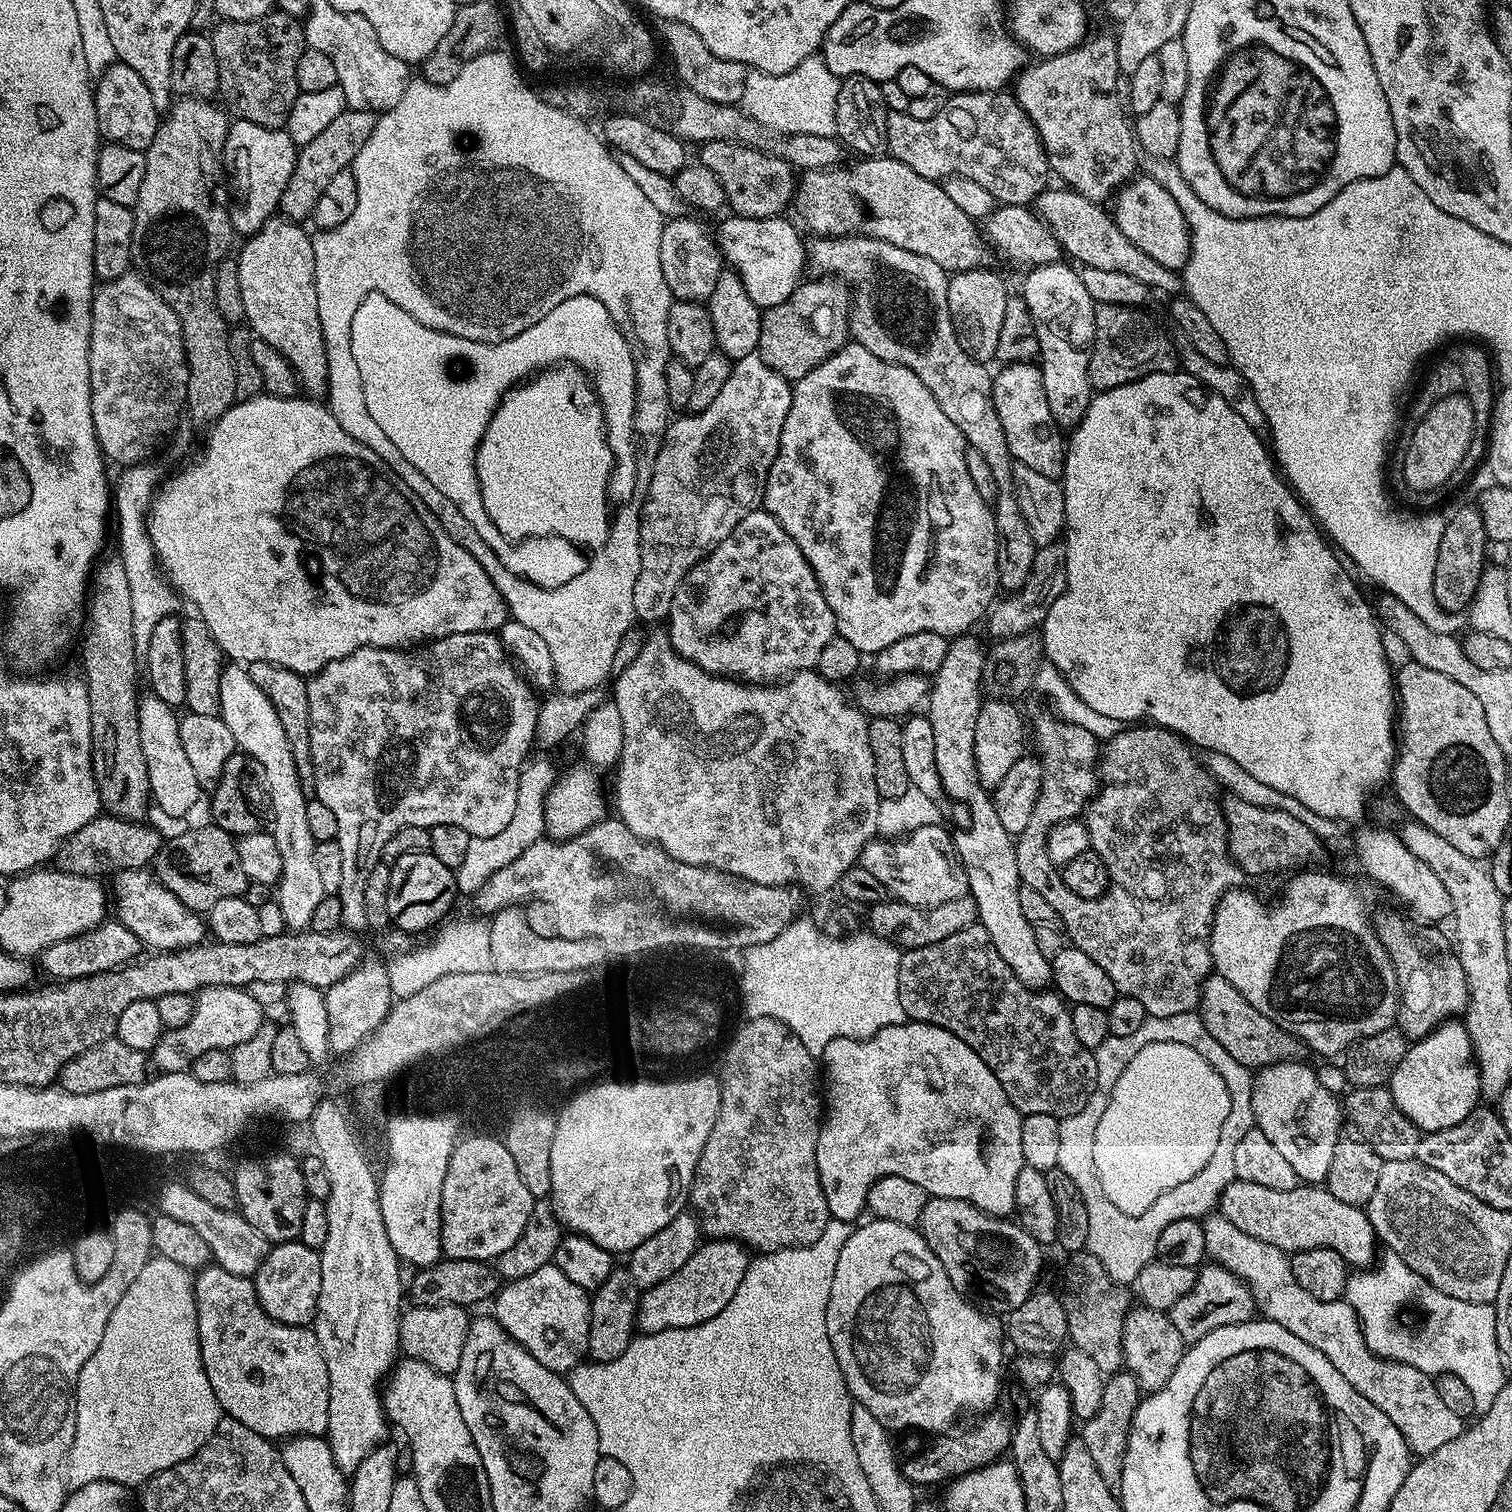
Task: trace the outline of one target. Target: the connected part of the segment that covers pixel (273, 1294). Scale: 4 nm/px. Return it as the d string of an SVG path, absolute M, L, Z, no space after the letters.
M299 1239L271 1245L254 1277L256 1300L270 1318L303 1328L316 1319L316 1307L322 1290L322 1262L317 1249L301 1244Z

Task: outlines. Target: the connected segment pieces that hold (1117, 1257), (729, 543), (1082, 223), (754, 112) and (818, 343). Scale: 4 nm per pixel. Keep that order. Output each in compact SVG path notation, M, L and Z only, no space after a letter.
M1196 1012L1174 1014L1173 1016L1153 1016L1134 1034L1109 1036L1106 1042L1102 1042L1102 1046L1094 1050L1096 1060L1108 1060L1112 1068L1104 1068L1104 1076L1098 1076L1096 1079L1104 1080L1104 1092L1096 1092L1093 1098L1104 1100L1104 1096L1108 1096L1108 1091L1111 1091L1116 1076L1120 1075L1124 1064L1131 1060L1133 1052L1136 1052L1141 1044L1165 1035L1168 1035L1171 1040L1185 1041L1195 1048L1207 1049L1207 1057L1214 1061L1216 1069L1219 1069L1219 1074L1225 1076L1228 1082L1232 1105L1228 1121L1224 1120L1227 1123L1226 1134L1223 1139L1220 1139L1220 1144L1217 1144L1213 1160L1206 1164L1204 1172L1199 1173L1192 1181L1185 1181L1184 1184L1168 1192L1160 1192L1160 1188L1156 1188L1158 1199L1152 1204L1140 1204L1140 1200L1136 1200L1136 1204L1120 1204L1120 1192L1124 1192L1124 1184L1132 1184L1136 1176L1120 1176L1120 1172L1112 1172L1108 1164L1100 1164L1100 1168L1096 1168L1096 1160L1100 1160L1100 1140L1104 1140L1104 1136L1100 1136L1096 1128L1088 1128L1088 1124L1092 1124L1092 1116L1079 1116L1078 1114L1065 1116L1060 1125L1062 1147L1058 1153L1059 1167L1066 1174L1070 1174L1070 1178L1074 1178L1074 1186L1078 1186L1086 1202L1086 1214L1090 1218L1090 1234L1086 1251L1101 1260L1112 1283L1119 1286L1135 1285L1140 1271L1156 1259L1158 1238L1162 1235L1162 1230L1170 1226L1170 1222L1178 1222L1178 1218L1200 1220L1207 1217L1219 1205L1222 1190L1226 1190L1229 1182L1236 1179L1234 1149L1238 1147L1242 1134L1246 1134L1254 1126L1252 1118L1253 1073L1243 1068L1238 1062L1234 1062L1234 1058L1230 1058L1230 1054L1226 1054L1226 1050L1222 1050L1222 1046L1218 1046L1214 1038L1210 1038L1206 1026L1200 1021Z
M763 510L746 514L746 518L742 518L742 522L738 522L738 526L734 526L734 530L730 530L730 534L726 538L722 538L722 542L718 542L716 549L695 564L686 574L686 578L682 578L682 582L674 590L672 605L666 617L666 631L673 650L682 658L692 661L703 672L710 672L714 676L739 678L749 684L765 686L771 685L773 682L783 682L798 672L815 669L818 654L822 654L826 642L830 642L830 638L837 635L836 619L822 594L820 584L816 581L816 572L810 566L810 562L806 562L802 550L798 550L794 538L790 538L790 534L786 534L786 530L782 530L778 518L774 518L769 512Z
M1059 186L1060 188L1049 187L1034 201L1035 211L1041 220L1047 224L1049 230L1054 234L1054 238L1059 242L1065 257L1071 258L1077 265L1085 268L1093 268L1094 270L1115 270L1122 274L1130 275L1138 278L1138 282L1146 282L1149 290L1156 288L1160 292L1176 292L1179 293L1182 288L1182 276L1177 269L1167 268L1158 262L1154 262L1154 258L1150 258L1150 254L1143 253L1138 250L1138 246L1134 246L1134 242L1130 242L1130 238L1126 238L1126 234L1122 234L1122 230L1118 230L1113 213L1107 212L1104 204L1095 204L1090 202L1090 198L1082 198L1082 194L1073 192L1067 186Z
M814 55L798 62L794 70L781 76L749 71L746 90L742 90L740 104L744 113L761 124L769 133L781 136L818 134L836 136L836 103L841 77L830 74L826 62Z
M812 278L805 279L790 294L790 298L778 306L763 309L760 317L760 347L758 355L770 370L782 374L790 382L801 380L814 366L818 366L826 358L833 356L837 350L844 347L850 340L847 315L840 308L847 309L850 304L850 292L839 279L836 278Z

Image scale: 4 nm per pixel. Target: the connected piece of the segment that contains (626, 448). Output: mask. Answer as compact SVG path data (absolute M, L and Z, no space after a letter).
M372 292L358 306L358 310L354 310L353 349L358 374L362 374L362 382L369 386L369 394L373 397L370 407L374 422L382 426L386 438L396 443L398 451L406 454L409 462L414 462L416 472L423 480L438 486L438 490L442 490L442 494L446 494L450 502L454 502L454 506L462 510L462 515L475 528L496 540L496 548L504 550L507 541L491 521L482 503L476 473L476 451L479 450L480 440L486 434L488 423L504 395L509 389L545 368L567 362L575 364L586 374L595 391L599 411L604 413L604 429L612 451L608 498L614 502L626 502L637 495L636 367L622 330L597 297L566 298L566 302L558 302L558 306L554 306L554 310L546 314L546 318L538 318L538 322L522 330L522 334L514 334L514 338L506 338L497 344L479 344L470 342L470 338L458 338L454 334L422 326L422 322L418 322L418 318L410 318L410 314L402 310L402 306L394 306L394 302L390 302L382 294Z

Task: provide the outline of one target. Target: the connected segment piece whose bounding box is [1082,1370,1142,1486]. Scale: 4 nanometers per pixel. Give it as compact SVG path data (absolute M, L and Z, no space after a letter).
M1119 1370L1111 1373L1104 1381L1101 1405L1098 1412L1089 1420L1083 1421L1082 1438L1086 1442L1086 1450L1090 1450L1090 1459L1098 1466L1098 1474L1110 1486L1119 1485L1122 1478L1122 1466L1126 1466L1126 1446L1134 1414L1142 1399L1142 1389L1131 1372Z

